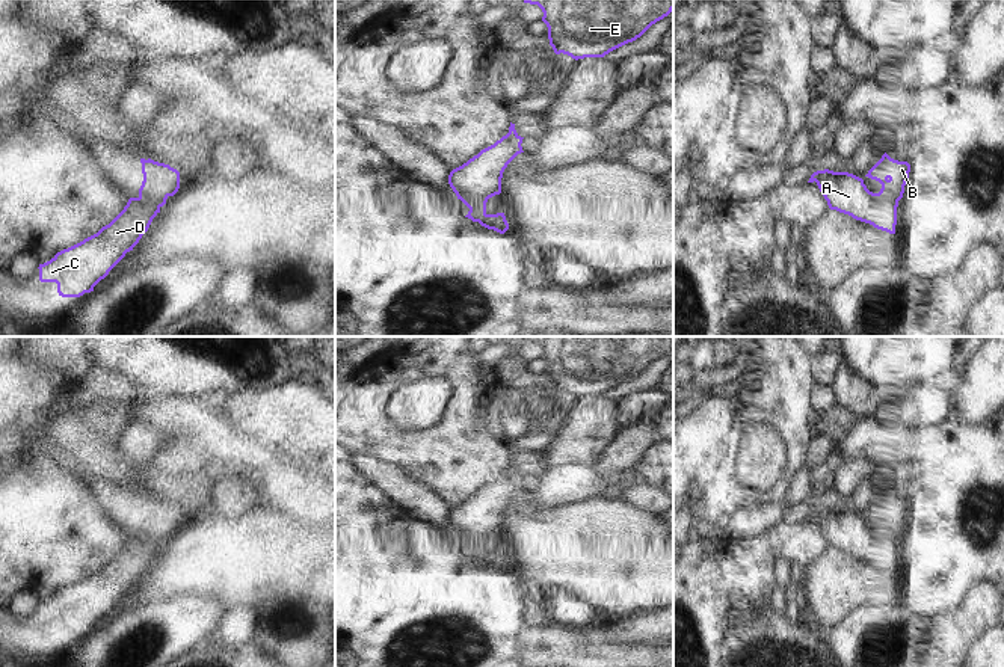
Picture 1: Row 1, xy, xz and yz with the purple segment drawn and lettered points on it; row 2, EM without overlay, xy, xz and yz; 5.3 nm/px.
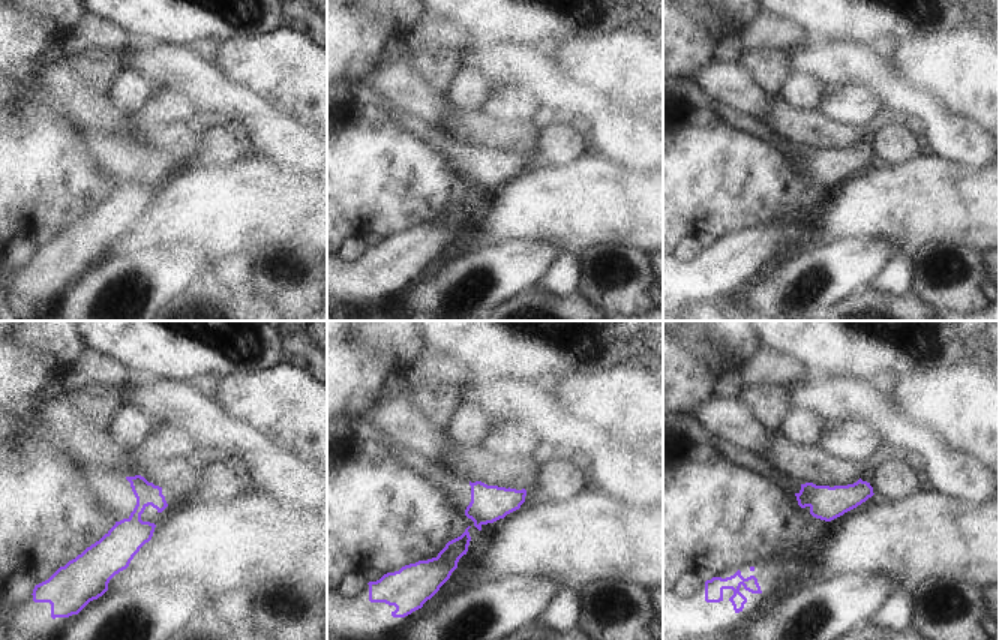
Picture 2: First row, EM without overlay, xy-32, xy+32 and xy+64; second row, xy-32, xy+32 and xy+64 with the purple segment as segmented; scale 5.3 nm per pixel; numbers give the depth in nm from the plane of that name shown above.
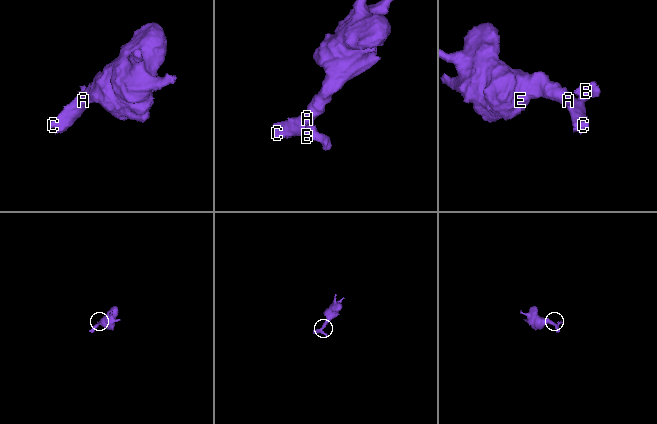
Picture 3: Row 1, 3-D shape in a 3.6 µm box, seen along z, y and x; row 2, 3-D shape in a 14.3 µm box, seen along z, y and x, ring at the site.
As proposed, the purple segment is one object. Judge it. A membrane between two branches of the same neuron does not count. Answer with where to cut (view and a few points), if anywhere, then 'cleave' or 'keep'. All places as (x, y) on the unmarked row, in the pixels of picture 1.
cut in xy along (139, 533), (160, 544); cleave

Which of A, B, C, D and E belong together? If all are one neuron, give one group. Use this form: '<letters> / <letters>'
A C D E / B

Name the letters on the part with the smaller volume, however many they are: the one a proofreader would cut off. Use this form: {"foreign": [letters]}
{"foreign": ["B"]}

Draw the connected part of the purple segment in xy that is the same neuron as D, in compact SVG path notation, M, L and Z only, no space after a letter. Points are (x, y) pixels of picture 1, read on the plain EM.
M130 536L124 548L97 572L57 590L39 602L39 619L56 620L62 635L80 635L94 625L139 581L160 543Z

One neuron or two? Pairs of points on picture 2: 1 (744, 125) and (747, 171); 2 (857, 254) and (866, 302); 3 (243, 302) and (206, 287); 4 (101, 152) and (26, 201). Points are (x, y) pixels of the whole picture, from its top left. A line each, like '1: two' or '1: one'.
1: two
2: two
3: one
4: two

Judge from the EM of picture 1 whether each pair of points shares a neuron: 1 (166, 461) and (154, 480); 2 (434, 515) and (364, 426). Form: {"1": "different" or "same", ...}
{"1": "different", "2": "different"}

